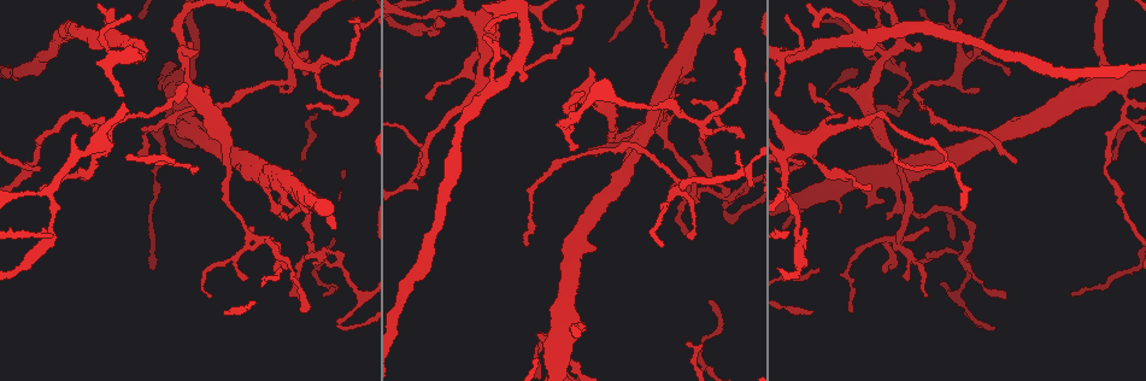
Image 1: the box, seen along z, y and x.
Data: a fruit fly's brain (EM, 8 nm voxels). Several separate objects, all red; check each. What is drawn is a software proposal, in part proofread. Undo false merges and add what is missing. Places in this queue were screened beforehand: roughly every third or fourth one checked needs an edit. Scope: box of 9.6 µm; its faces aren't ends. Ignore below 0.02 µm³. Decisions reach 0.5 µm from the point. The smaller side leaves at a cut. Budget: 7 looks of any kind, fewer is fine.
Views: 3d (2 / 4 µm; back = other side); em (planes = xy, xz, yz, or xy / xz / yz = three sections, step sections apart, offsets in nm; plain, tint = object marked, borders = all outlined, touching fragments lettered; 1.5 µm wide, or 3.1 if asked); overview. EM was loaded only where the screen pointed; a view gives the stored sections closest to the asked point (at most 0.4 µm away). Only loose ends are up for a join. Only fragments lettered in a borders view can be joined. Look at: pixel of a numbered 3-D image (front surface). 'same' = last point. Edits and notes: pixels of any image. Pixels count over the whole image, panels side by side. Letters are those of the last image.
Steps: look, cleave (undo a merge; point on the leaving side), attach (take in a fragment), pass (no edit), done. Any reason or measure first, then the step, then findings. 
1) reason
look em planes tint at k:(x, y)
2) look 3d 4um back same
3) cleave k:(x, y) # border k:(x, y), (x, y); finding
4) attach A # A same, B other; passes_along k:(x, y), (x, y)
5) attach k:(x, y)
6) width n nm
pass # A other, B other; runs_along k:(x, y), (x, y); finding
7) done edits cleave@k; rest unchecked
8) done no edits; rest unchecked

two arms in line, one across
look em planes borders at 1:(966, 260)

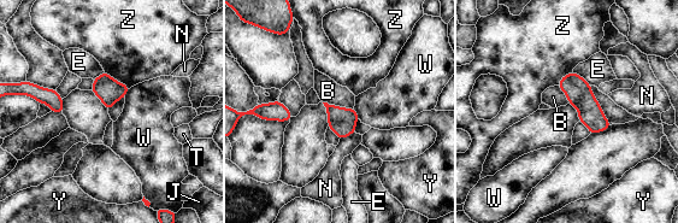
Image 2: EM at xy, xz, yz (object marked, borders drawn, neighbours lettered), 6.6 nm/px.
pass # B other, E other, J other, N other, T other, W other, Y other, Z other; continuous, no second neuron

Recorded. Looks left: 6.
an open end
look 3d 4um at 1:(926, 228)

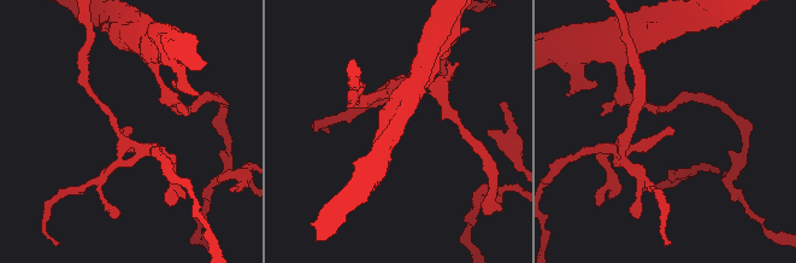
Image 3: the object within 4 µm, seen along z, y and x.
look em planes borders at 3:(668, 128)

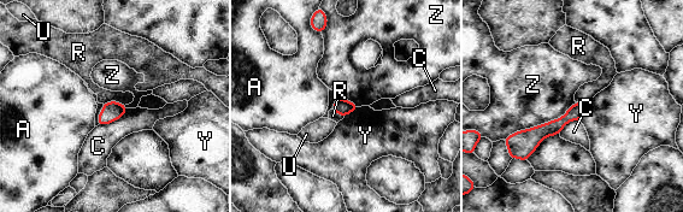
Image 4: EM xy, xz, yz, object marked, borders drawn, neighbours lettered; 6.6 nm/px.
width 110 nm
pass # A other, C other, R other, U other, Y other, Z other; border 4:(575, 101), (561, 116), (504, 140); no lettered fragment goes on from it

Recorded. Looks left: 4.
tapers out
look em planes borders at 1:(209, 295)

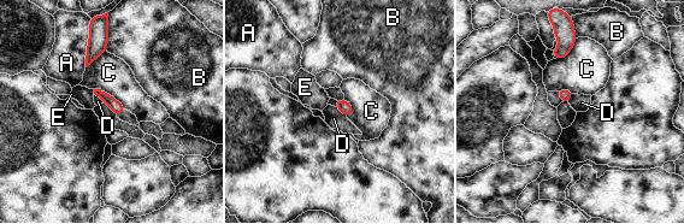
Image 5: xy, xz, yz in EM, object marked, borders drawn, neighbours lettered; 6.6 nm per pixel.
pass # A other, B other, C other, D other, E other; border 5:(94, 88), (107, 92), (127, 108); no lettered fragment goes on from it

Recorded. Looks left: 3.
done no edits; rest unchecked

